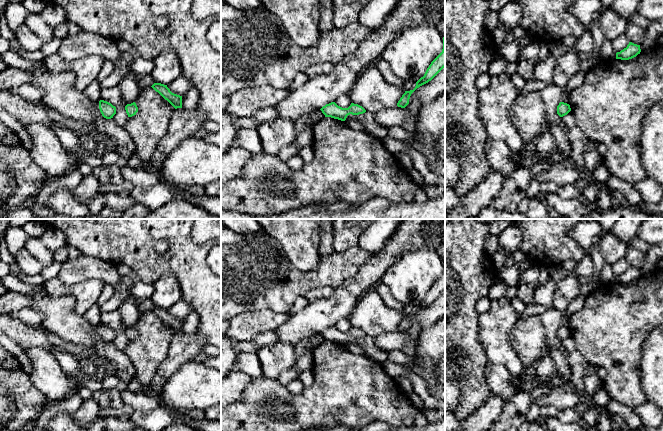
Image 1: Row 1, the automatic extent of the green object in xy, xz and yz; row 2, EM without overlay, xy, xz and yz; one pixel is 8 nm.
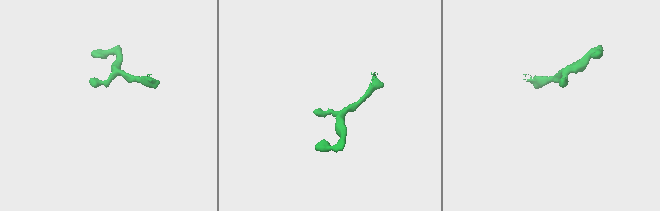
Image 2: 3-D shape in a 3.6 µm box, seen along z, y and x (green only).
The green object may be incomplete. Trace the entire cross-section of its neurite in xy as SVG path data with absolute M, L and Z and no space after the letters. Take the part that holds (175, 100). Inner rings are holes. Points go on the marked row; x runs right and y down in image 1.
M154 83L151 87L165 100L167 100L175 109L182 108L182 96L172 93L167 85Z

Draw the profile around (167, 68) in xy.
M168 48L153 59L154 68L150 74L156 83L168 85L182 75L182 69L174 49Z

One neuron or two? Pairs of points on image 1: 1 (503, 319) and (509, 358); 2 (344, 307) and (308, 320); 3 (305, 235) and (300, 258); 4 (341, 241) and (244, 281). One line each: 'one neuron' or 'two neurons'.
1: one neuron
2: one neuron
3: one neuron
4: two neurons

